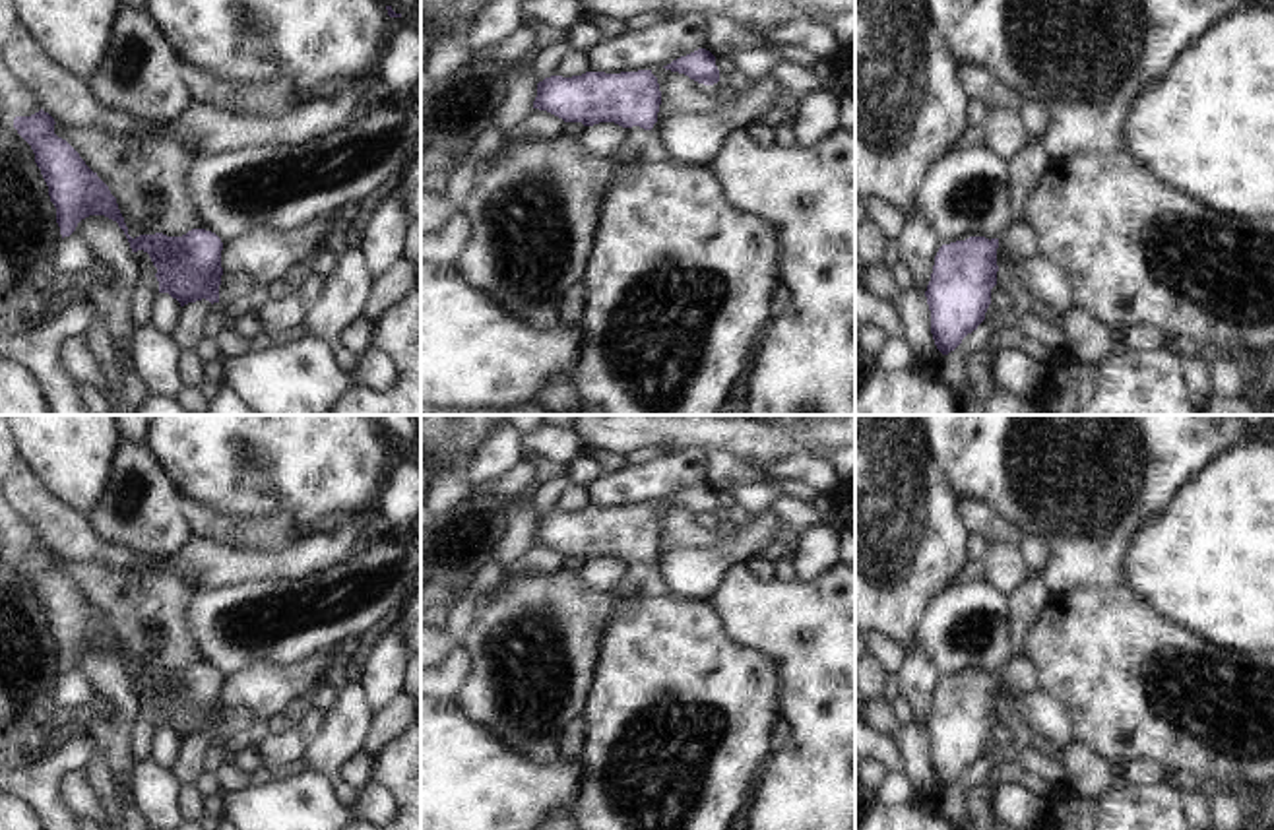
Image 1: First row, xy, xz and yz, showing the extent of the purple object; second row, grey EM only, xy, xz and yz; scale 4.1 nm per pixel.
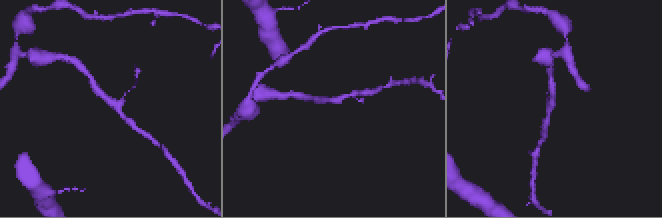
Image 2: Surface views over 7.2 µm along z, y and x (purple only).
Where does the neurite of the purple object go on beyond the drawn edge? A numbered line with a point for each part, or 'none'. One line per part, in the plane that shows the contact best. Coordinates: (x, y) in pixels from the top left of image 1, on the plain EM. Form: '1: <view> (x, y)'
1: xz (638, 580)

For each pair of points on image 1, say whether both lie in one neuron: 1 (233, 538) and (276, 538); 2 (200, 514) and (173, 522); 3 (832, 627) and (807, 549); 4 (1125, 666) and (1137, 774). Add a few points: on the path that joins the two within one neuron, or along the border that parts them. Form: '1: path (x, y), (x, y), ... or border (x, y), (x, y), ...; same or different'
1: path (243, 538), (266, 538); same
2: border (181, 499), (194, 536); different
3: border (834, 563), (813, 578), (799, 582); different
4: border (1121, 765), (1154, 761), (1166, 772); different

